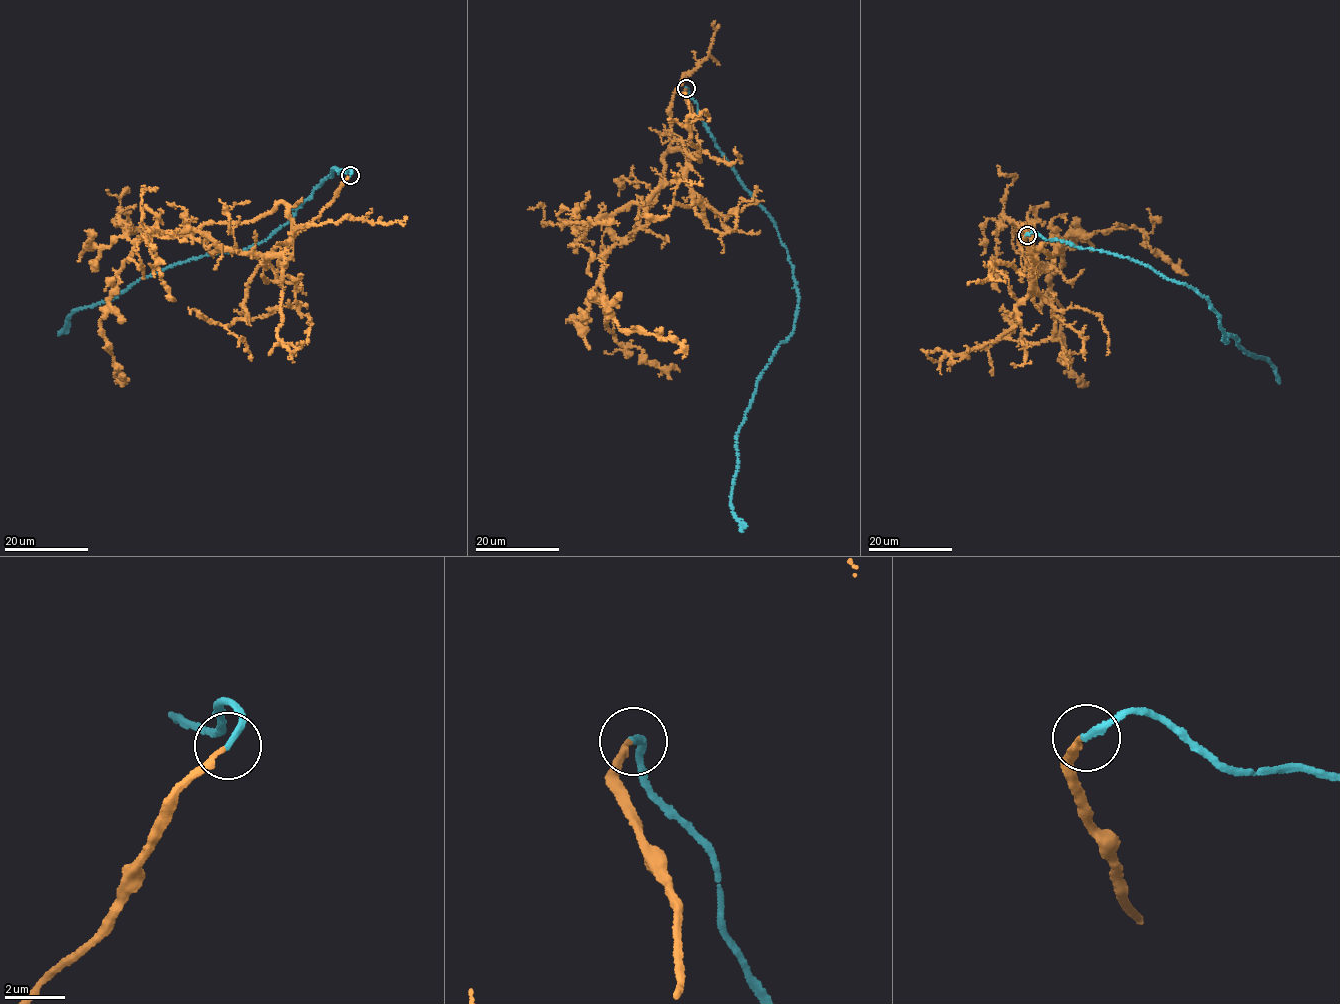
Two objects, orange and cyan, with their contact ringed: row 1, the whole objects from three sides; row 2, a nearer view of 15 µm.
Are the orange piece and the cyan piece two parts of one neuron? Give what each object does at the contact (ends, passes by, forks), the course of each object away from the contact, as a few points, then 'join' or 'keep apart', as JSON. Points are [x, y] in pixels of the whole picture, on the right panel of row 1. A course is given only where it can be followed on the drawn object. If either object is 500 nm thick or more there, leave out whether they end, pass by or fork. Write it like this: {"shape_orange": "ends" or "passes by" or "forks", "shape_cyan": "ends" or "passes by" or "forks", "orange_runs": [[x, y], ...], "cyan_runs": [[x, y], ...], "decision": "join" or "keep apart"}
{"shape_orange": "ends", "shape_cyan": "ends", "orange_runs": [[1026, 235], [1033, 276], [1040, 244], [1051, 255], [1062, 242], [1049, 292], [1068, 363], [1088, 382]], "cyan_runs": [[1026, 235], [1137, 261], [1193, 287], [1219, 316], [1223, 340], [1234, 335], [1279, 382]], "decision": "join"}

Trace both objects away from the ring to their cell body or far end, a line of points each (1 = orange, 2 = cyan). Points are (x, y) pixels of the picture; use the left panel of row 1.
1: (350, 174), (300, 230), (280, 202), (244, 222), (139, 242), (100, 319), (123, 377), (114, 381)
2: (350, 174), (349, 168), (332, 168), (291, 221), (261, 242), (141, 279), (75, 310), (58, 335)

